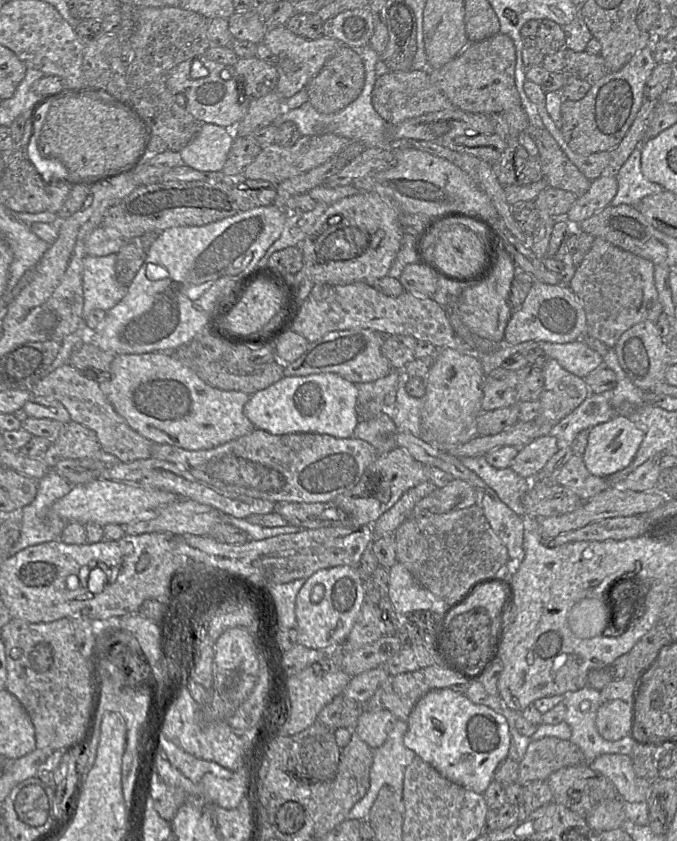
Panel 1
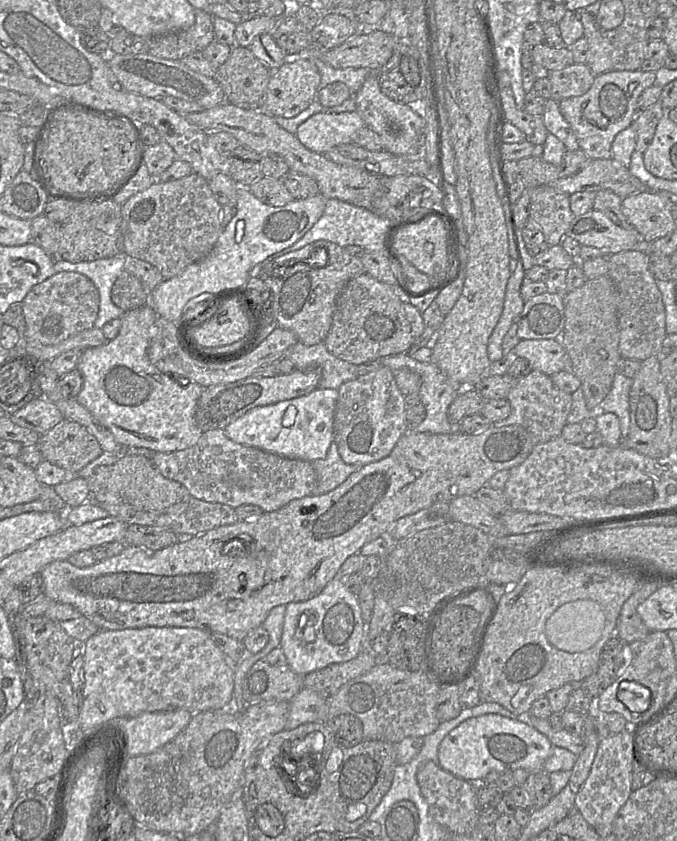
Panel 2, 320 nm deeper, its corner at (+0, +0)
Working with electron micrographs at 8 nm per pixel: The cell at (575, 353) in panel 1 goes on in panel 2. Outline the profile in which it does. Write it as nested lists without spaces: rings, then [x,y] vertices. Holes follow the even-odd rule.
[[[559,339],[520,340],[511,357],[527,359],[533,370],[550,377],[564,370],[566,364],[566,350]]]

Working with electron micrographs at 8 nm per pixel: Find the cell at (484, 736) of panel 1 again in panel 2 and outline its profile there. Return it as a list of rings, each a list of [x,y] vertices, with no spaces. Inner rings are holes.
[[[484,714],[463,721],[443,738],[438,747],[437,764],[462,780],[483,781],[490,773],[516,769],[541,771],[551,752],[550,741],[531,725],[498,714]]]

